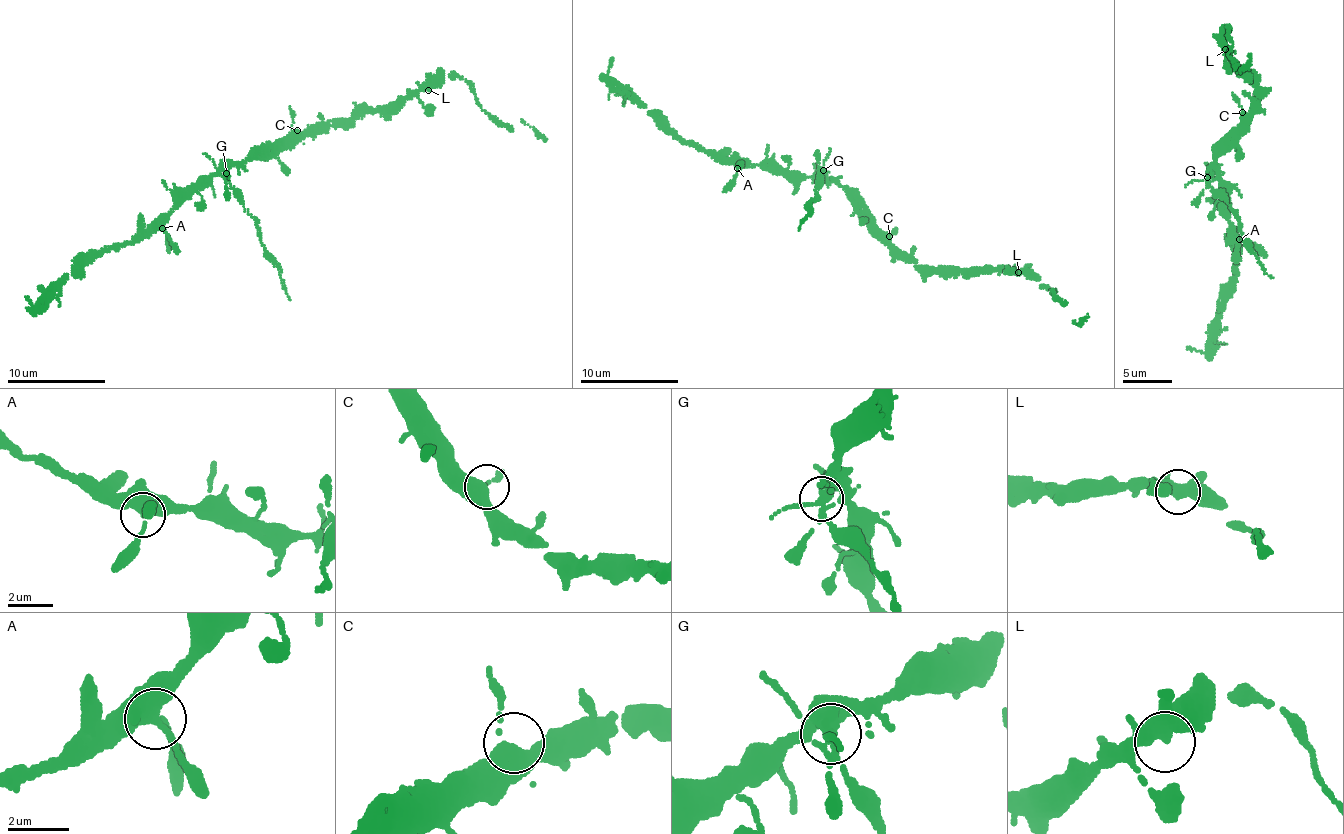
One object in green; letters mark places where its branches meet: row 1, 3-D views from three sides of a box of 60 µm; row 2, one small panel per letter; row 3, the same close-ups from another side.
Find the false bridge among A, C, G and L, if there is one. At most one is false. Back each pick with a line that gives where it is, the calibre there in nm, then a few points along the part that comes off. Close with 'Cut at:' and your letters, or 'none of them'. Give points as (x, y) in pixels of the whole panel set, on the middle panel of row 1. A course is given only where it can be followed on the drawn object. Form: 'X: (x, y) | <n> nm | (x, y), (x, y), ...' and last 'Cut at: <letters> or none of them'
G: (823, 170) | 320 nm | (822, 170), (815, 186), (815, 200), (811, 198), (806, 207), (809, 212), (799, 230)
Cut at: G

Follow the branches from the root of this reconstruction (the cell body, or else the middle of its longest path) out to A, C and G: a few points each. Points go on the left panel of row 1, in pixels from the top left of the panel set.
A: (279, 146), (237, 165), (220, 168), (178, 206), (162, 228)
C: (279, 146), (297, 130)
G: (279, 146), (233, 165), (226, 173)

